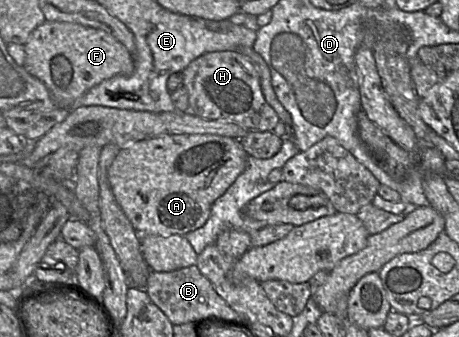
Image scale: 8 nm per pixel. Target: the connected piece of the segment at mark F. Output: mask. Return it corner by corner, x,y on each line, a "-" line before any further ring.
45,20
24,44
25,69
40,79
56,107
73,108
75,101
103,80
134,71
134,59
127,48
108,32
77,23

